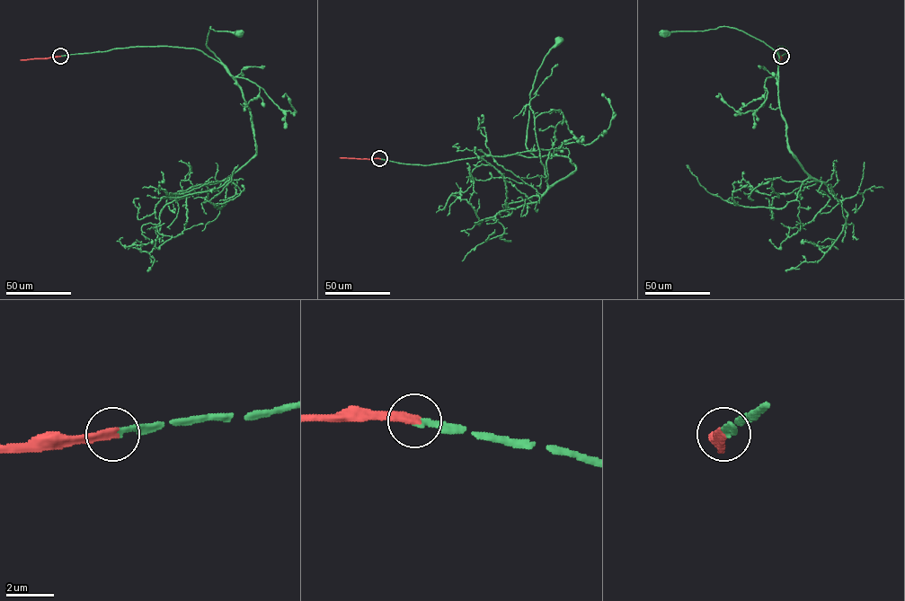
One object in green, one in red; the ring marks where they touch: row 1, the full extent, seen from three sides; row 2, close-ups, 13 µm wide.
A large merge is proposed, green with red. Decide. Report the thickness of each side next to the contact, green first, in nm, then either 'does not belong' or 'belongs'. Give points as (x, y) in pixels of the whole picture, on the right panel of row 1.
220 nm thick on the green side, 320 nm on the other; belongs

